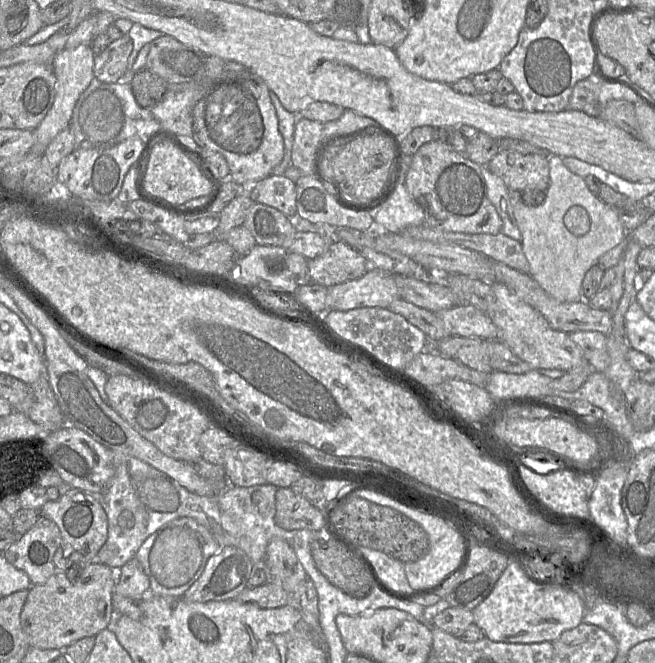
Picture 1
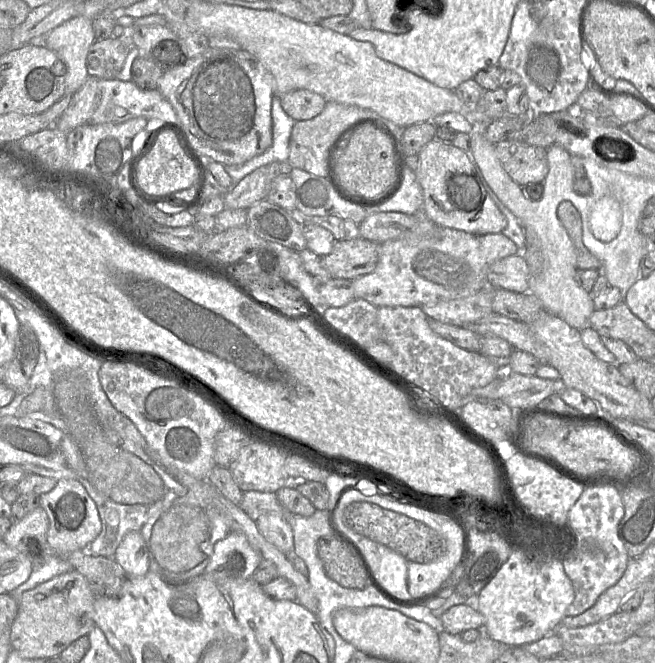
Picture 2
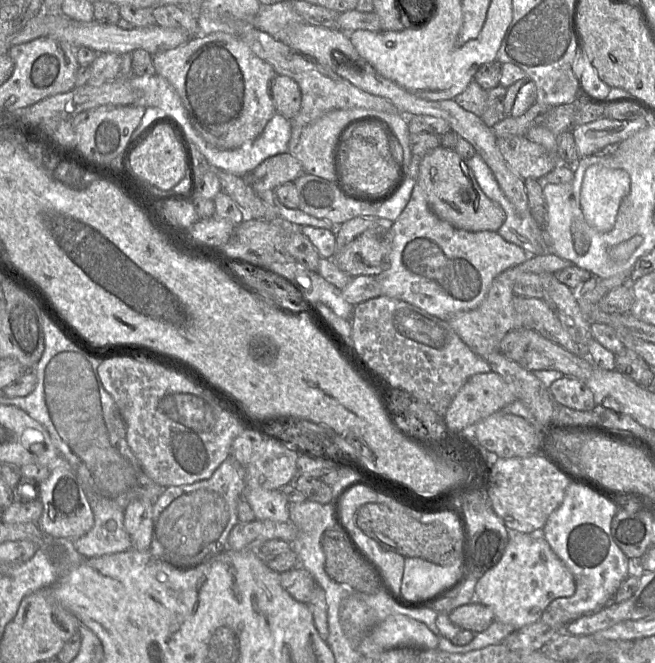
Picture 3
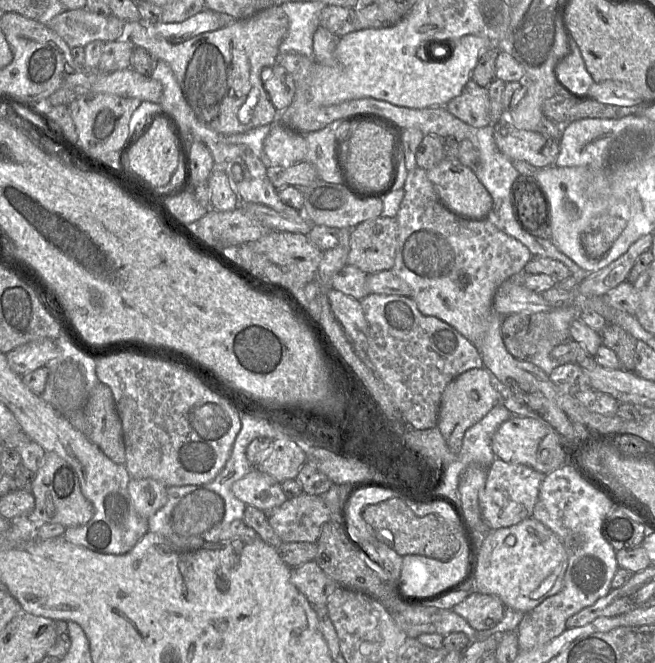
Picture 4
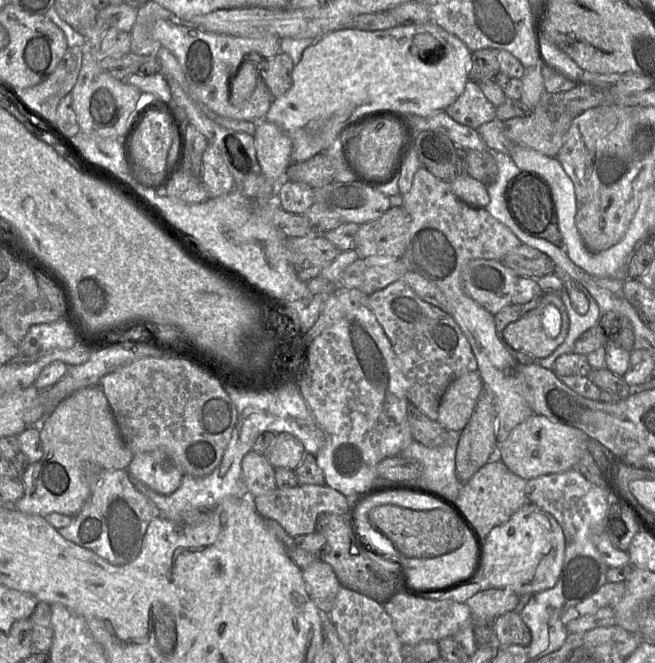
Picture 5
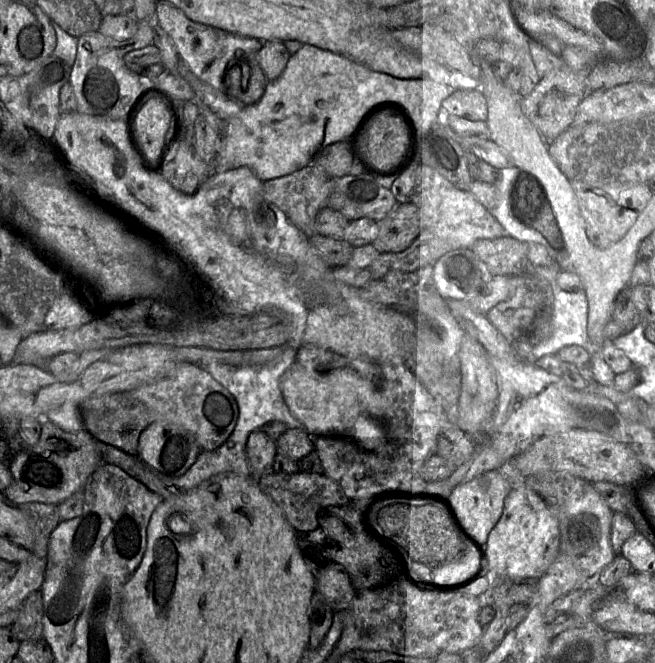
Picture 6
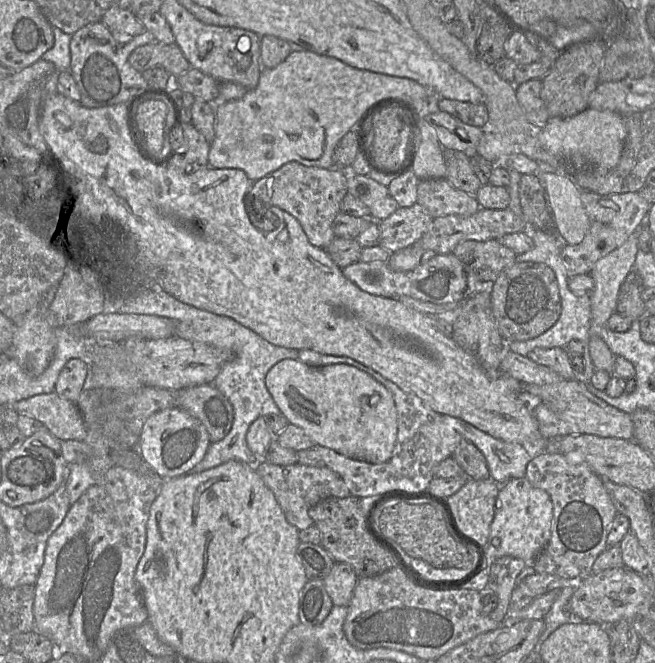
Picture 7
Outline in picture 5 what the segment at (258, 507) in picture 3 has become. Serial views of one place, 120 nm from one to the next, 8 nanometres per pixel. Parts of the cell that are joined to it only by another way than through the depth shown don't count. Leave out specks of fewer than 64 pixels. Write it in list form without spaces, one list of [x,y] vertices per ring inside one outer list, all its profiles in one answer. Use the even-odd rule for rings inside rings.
[[[254,450],[242,460],[242,477],[251,497],[269,494],[277,488],[275,468],[265,454]]]

